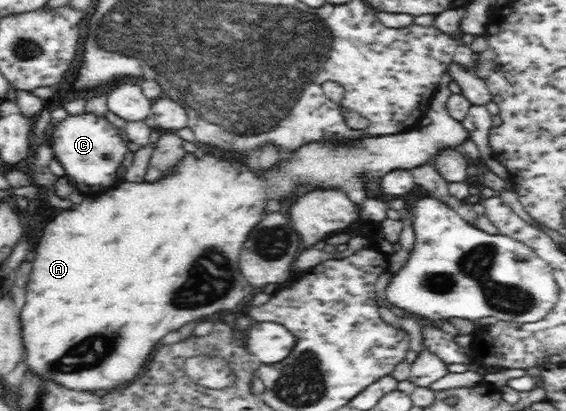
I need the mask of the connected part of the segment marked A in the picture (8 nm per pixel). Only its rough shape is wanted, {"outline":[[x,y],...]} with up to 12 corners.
{"outline":[[432,121],[271,170],[186,152],[45,227],[24,368],[119,388],[166,334],[253,294],[267,200],[373,196],[459,146]]}

